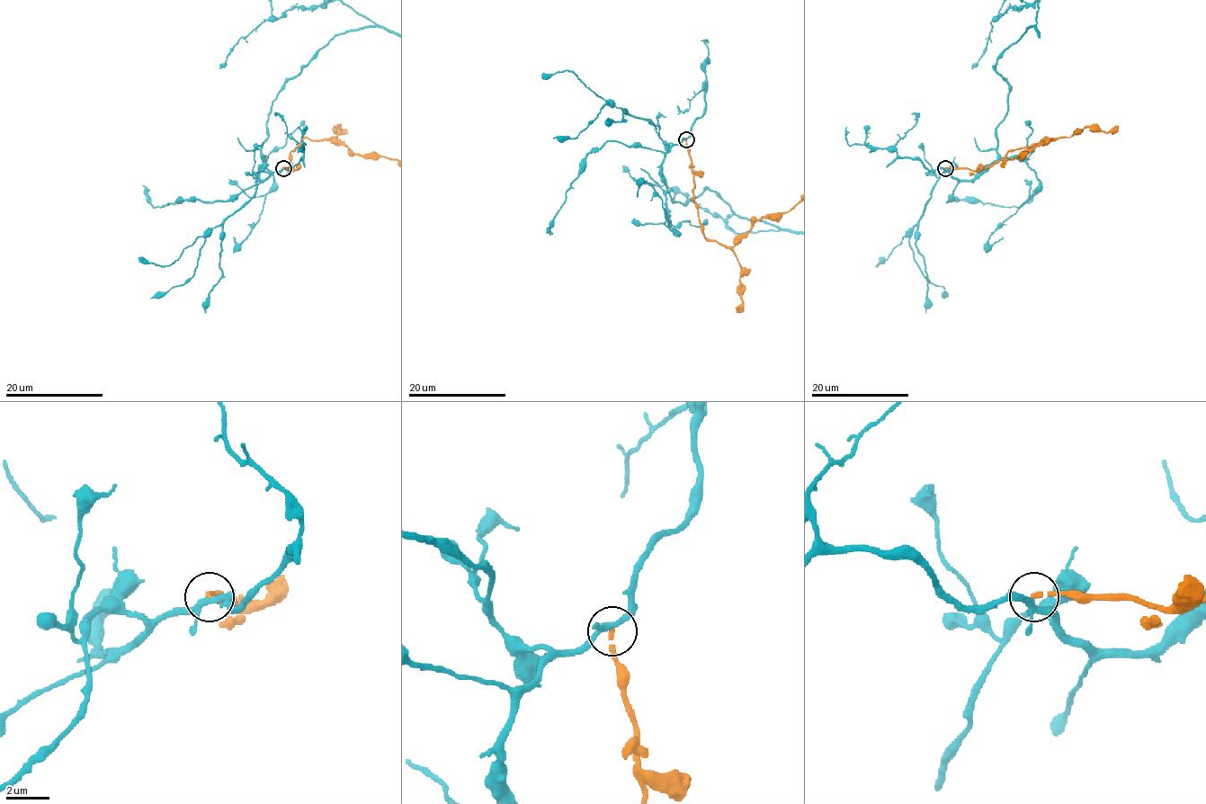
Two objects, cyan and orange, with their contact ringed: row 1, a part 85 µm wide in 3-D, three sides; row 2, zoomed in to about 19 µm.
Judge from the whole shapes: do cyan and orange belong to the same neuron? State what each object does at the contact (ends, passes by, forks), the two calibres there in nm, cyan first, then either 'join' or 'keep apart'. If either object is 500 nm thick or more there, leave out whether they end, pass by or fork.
cyan forks | orange ends | 220/200 nm | keep apart

